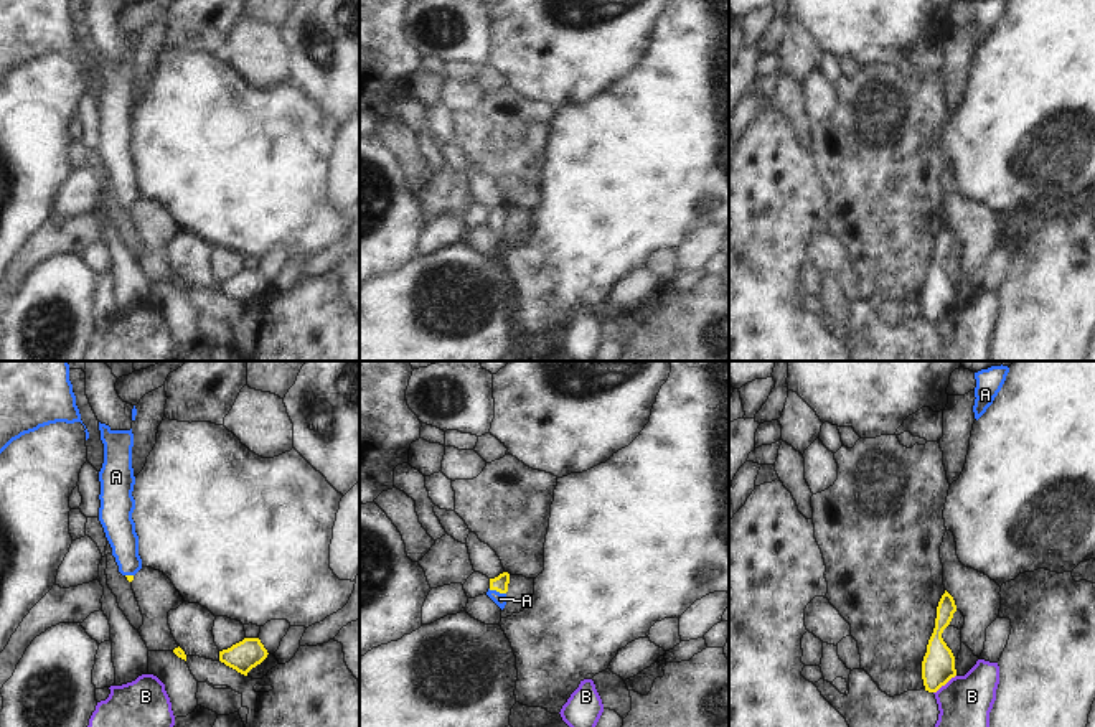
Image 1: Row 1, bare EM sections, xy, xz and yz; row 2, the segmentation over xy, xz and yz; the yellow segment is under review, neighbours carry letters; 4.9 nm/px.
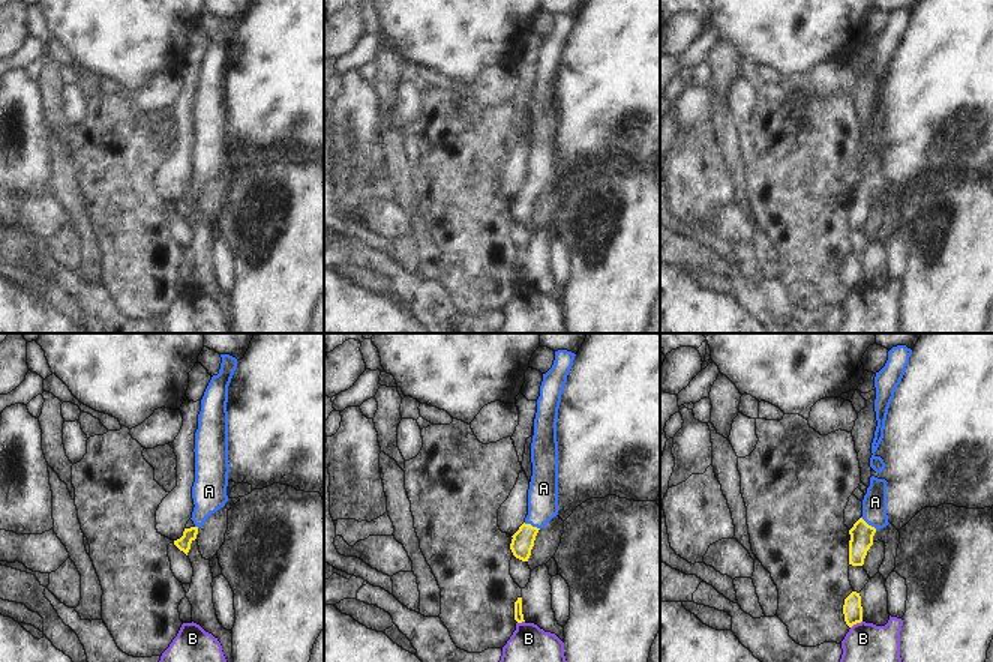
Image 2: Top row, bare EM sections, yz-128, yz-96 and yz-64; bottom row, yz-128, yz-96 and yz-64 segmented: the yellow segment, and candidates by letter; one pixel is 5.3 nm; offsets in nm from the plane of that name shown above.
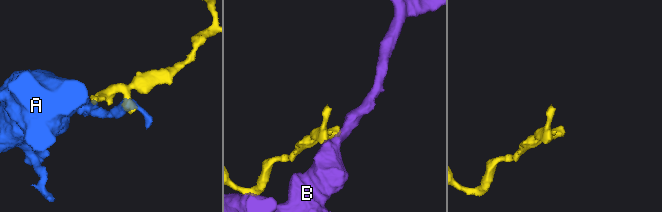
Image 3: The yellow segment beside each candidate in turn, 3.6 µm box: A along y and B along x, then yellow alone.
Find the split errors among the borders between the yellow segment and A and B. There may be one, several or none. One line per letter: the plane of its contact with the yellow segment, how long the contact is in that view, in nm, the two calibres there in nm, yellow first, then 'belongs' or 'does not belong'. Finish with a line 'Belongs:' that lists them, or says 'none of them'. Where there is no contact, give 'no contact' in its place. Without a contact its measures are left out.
A: meets yellow in xz; contact 90 nm long; 80 nm thick on the yellow side, 60 nm on the other; belongs
B: meets yellow in yz; contact 140 nm long; 160 nm thick on the yellow side, 260 nm on the other; does not belong
Belongs: A

